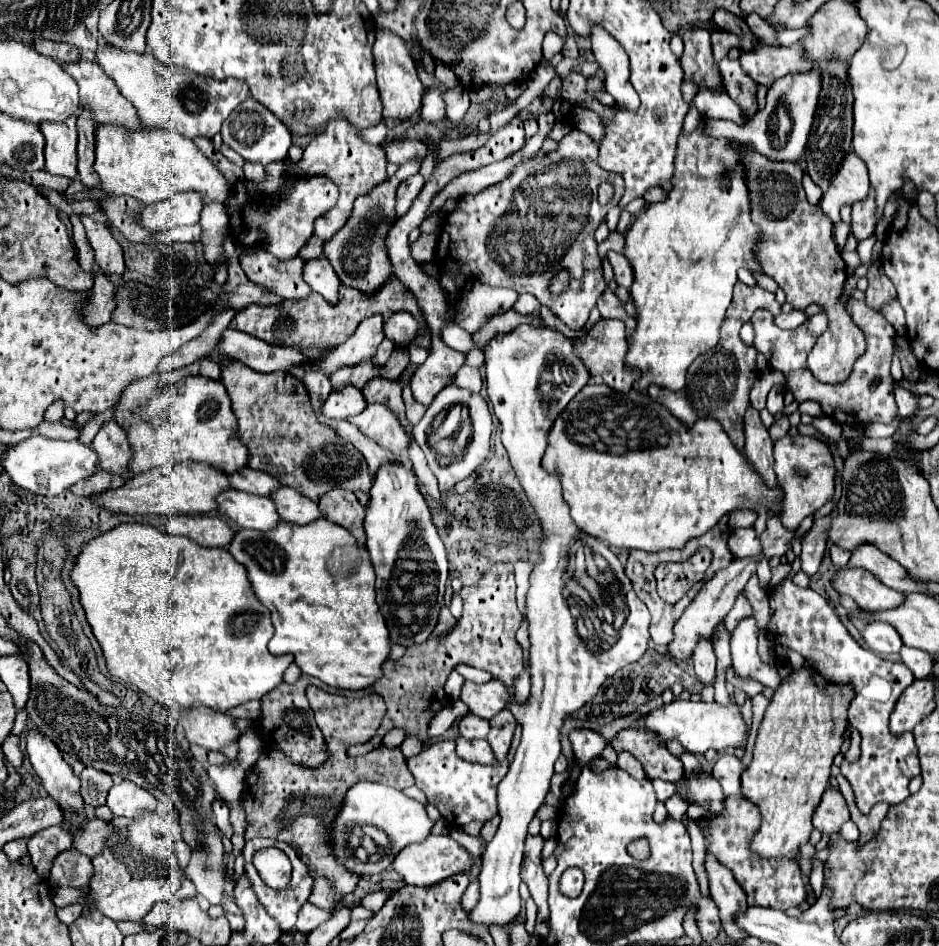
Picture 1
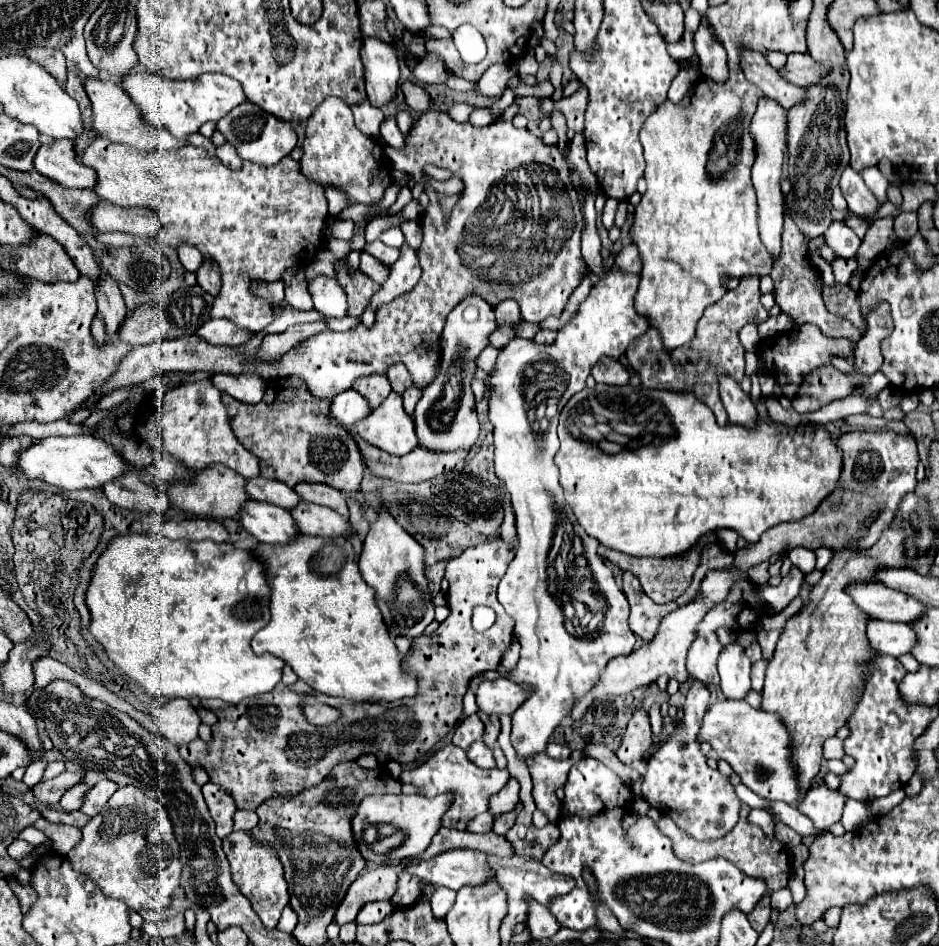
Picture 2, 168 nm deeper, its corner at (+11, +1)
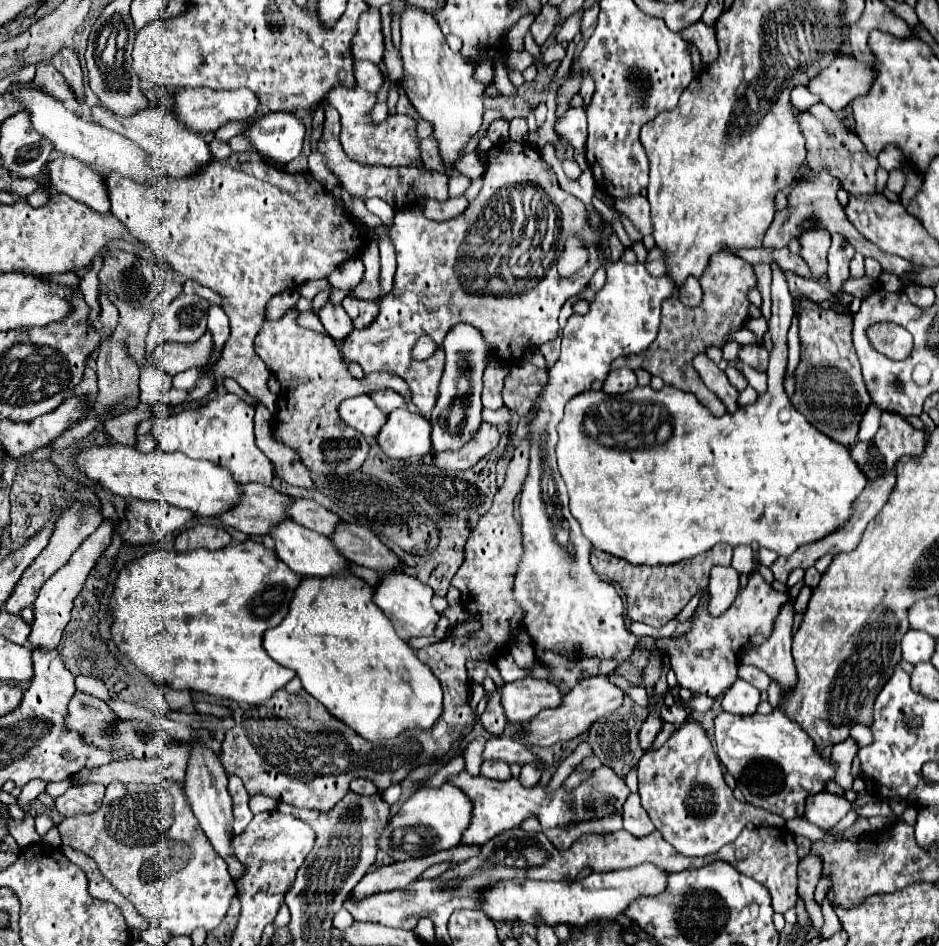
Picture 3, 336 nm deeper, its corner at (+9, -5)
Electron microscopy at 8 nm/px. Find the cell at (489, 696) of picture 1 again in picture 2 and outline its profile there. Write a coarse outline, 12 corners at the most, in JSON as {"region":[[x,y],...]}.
{"region":[[498,677],[476,691],[478,713],[514,713],[526,693]]}

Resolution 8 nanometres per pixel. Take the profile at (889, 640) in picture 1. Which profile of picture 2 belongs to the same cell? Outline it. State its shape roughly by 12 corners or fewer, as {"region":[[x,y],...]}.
{"region":[[868,621],[870,645],[890,657],[912,649],[908,623]]}

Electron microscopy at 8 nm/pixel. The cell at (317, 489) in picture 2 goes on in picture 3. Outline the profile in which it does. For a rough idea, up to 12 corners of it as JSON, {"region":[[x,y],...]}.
{"region":[[256,407],[256,445],[272,461],[274,475],[314,489],[296,451],[272,435],[272,415]]}

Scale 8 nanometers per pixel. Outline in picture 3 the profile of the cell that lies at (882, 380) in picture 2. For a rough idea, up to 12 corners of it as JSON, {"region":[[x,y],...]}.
{"region":[[872,403],[860,423],[860,441],[870,441],[878,431],[882,411]]}

